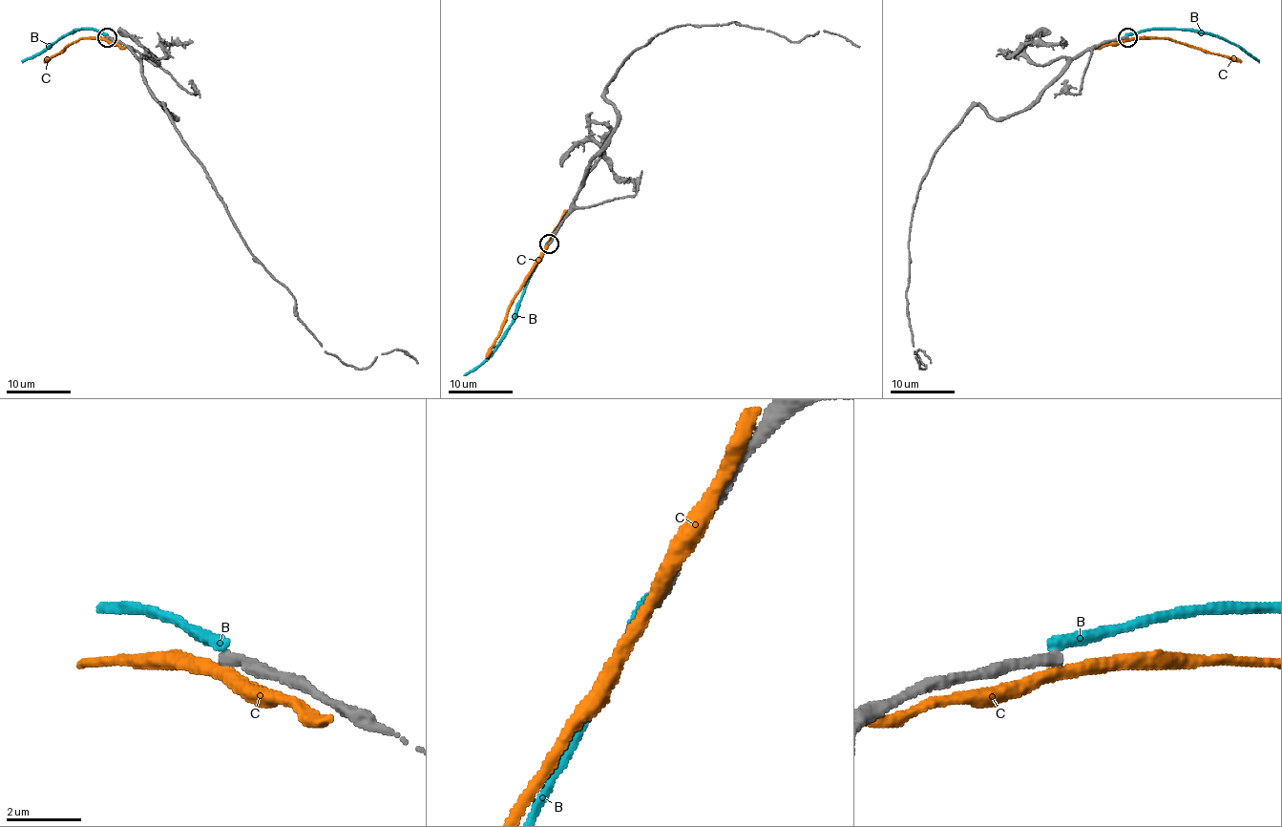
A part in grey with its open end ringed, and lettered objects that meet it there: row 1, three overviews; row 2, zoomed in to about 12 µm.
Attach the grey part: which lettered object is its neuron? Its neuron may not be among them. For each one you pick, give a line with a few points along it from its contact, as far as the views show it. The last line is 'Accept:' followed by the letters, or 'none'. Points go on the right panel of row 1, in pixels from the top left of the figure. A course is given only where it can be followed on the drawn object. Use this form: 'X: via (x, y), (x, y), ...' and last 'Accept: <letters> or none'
Accept: none

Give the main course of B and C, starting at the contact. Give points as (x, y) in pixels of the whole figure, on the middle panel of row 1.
B: (548, 243), (500, 345), (463, 375)
C: (550, 243), (508, 309), (501, 332), (486, 358)

